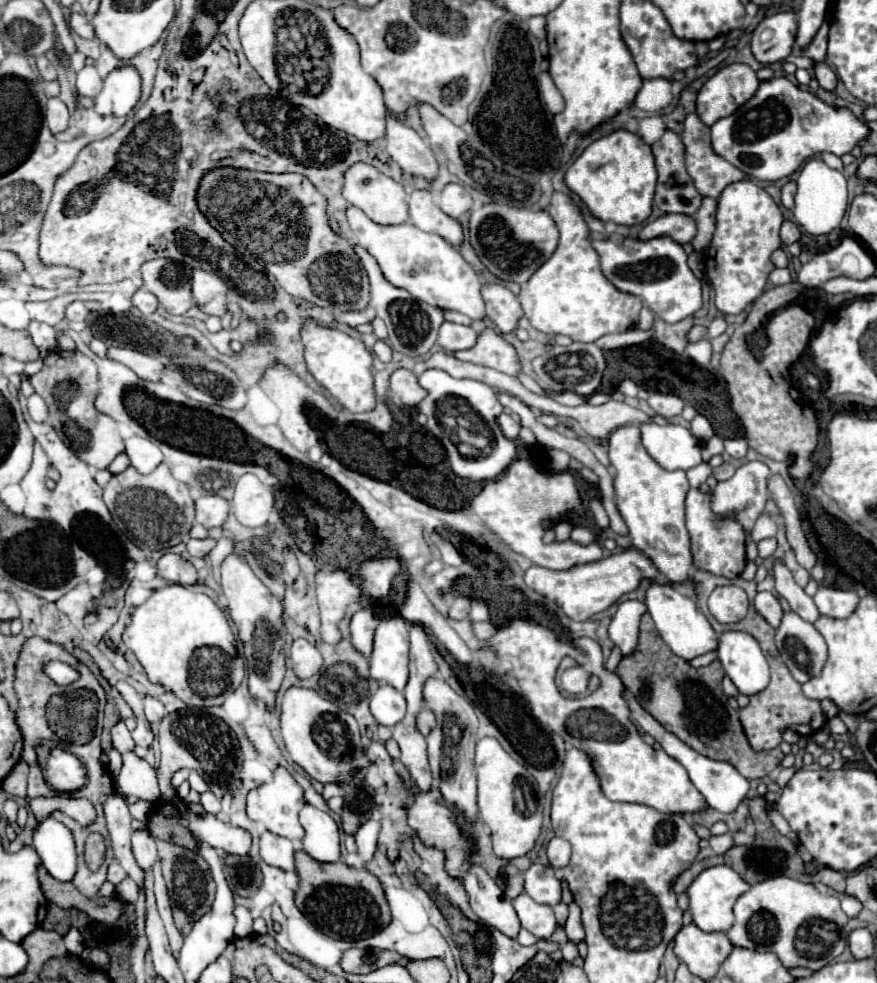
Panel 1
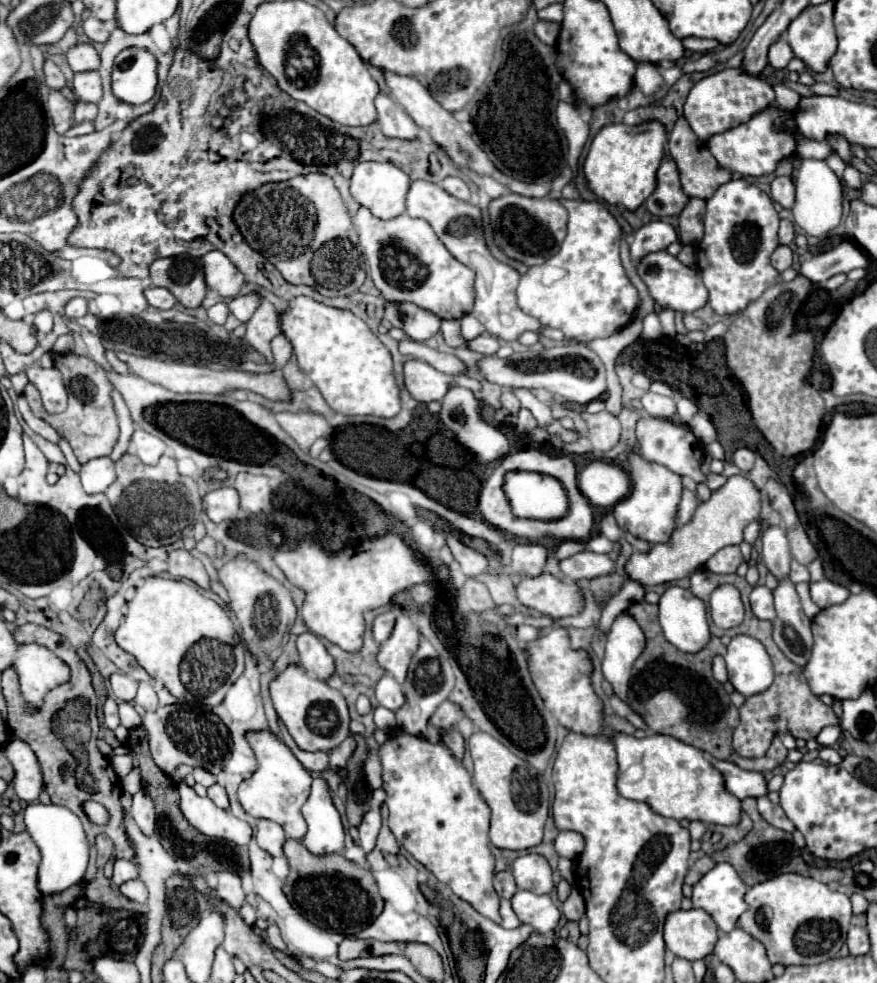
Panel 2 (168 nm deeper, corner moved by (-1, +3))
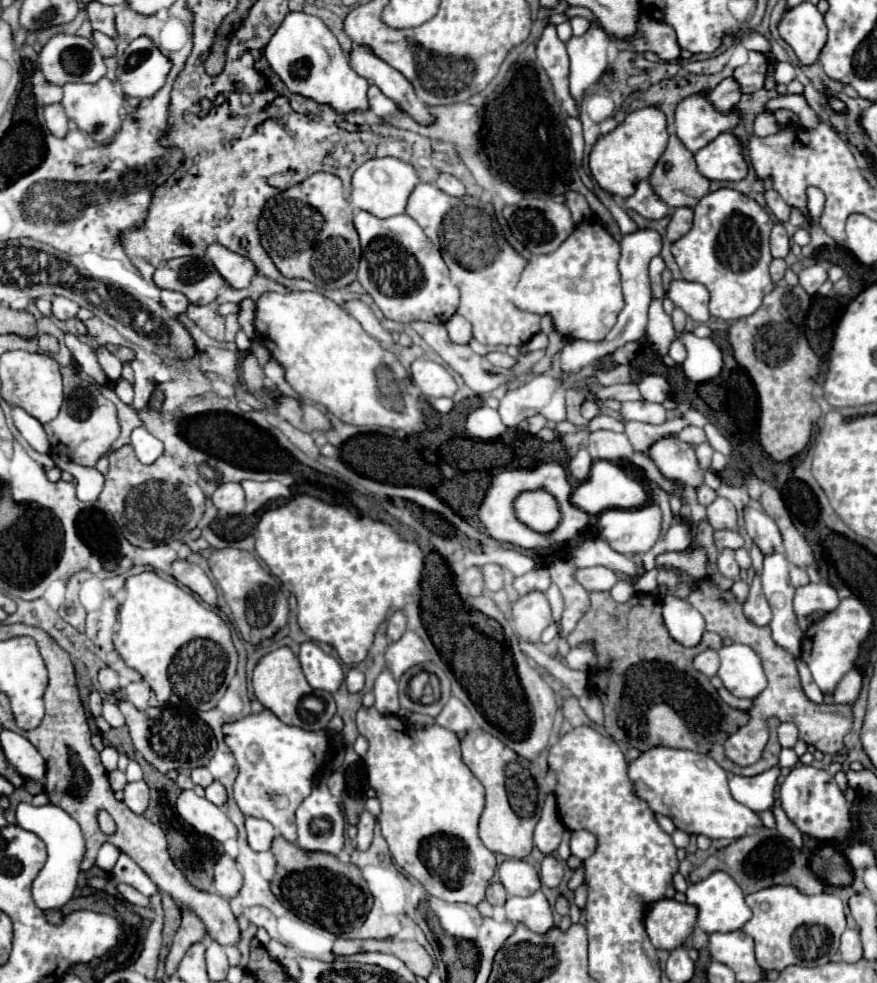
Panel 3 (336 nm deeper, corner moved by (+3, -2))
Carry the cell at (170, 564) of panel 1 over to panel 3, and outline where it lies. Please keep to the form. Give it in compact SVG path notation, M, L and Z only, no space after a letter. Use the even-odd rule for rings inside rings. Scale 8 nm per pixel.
M177 559L171 567L171 575L183 583L185 587L189 587L193 593L197 593L205 603L209 605L215 605L217 601L217 591L211 583L211 579L205 575L205 571L195 565L195 563L189 563L185 559Z

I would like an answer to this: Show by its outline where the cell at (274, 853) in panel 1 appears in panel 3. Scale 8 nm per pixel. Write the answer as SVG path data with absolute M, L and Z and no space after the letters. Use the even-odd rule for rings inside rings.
M245 817L245 829L247 829L247 841L253 851L269 851L271 841L275 837L275 827L257 817Z

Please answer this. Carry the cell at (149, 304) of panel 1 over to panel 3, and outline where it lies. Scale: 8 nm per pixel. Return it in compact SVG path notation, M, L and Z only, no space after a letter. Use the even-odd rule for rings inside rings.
M163 289L163 291L161 291L161 299L163 299L163 305L165 305L171 313L175 313L175 315L185 313L187 307L189 307L187 297L183 297L183 293L177 293L177 291L167 291L167 289Z

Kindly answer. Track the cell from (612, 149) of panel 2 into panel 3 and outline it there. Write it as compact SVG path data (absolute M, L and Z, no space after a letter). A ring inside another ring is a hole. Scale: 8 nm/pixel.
M643 107L631 111L623 123L619 123L611 133L599 137L595 143L591 157L589 157L589 167L593 179L599 183L601 189L607 193L619 195L619 197L629 197L635 193L635 185L641 179L647 179L651 175L651 169L663 155L667 147L667 121L665 113L655 107Z

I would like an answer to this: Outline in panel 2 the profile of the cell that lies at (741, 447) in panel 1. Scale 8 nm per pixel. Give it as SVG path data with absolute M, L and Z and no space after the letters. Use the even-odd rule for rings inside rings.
M737 448L737 450L733 452L733 462L735 462L735 466L737 466L739 470L743 470L743 472L747 472L747 470L753 466L753 460L755 460L755 452L749 450L749 448Z

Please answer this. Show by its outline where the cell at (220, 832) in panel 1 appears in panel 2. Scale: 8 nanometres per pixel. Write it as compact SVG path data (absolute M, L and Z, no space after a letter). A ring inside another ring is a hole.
M179 782L177 788L181 796L181 812L193 828L211 838L223 838L239 846L249 844L251 826L247 822L235 818L223 808L217 808L211 798L197 796L185 782Z

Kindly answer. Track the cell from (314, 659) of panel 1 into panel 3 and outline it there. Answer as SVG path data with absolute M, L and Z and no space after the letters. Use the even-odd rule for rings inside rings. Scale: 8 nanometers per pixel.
M303 643L299 651L299 661L303 667L303 673L311 687L323 689L329 693L335 693L339 685L343 683L343 671L335 657L327 655L319 645L315 643Z

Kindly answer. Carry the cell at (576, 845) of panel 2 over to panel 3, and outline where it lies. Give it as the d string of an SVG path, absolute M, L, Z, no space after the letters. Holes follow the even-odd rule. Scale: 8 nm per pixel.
M581 829L581 831L575 831L573 837L571 837L571 853L575 857L579 857L581 861L591 857L591 853L595 853L595 835L593 833L587 833L587 829Z

